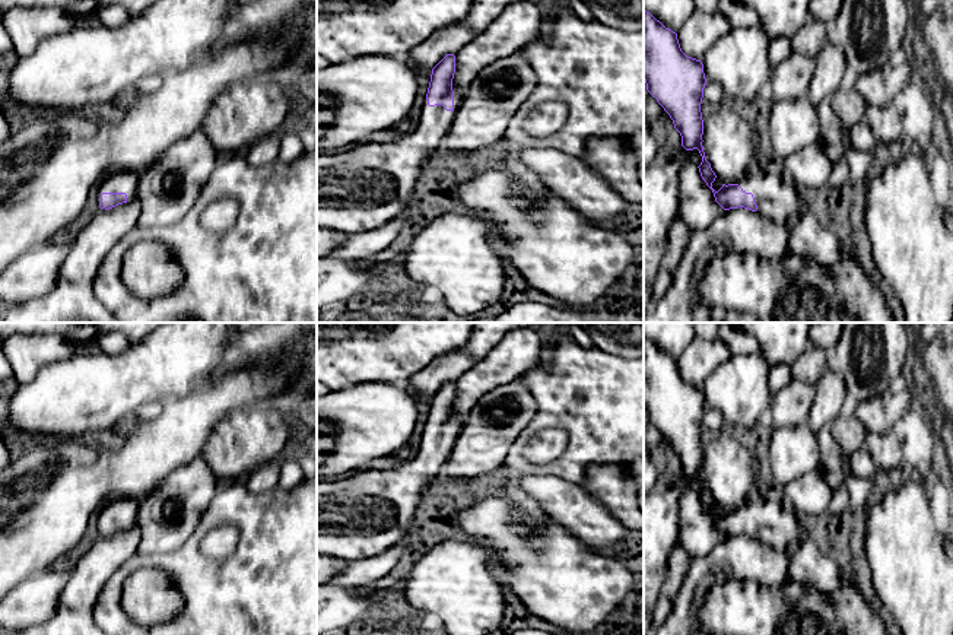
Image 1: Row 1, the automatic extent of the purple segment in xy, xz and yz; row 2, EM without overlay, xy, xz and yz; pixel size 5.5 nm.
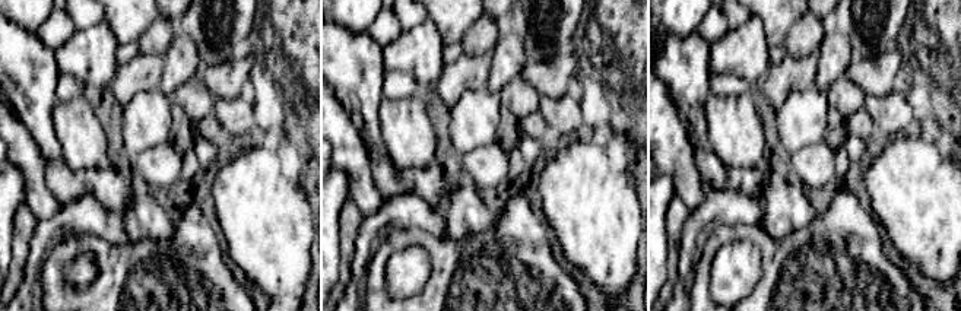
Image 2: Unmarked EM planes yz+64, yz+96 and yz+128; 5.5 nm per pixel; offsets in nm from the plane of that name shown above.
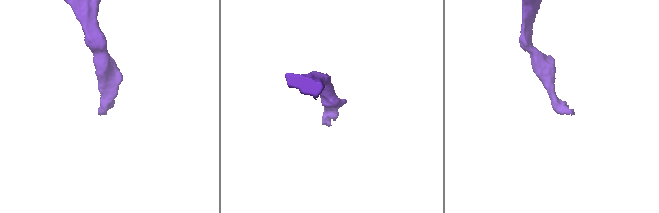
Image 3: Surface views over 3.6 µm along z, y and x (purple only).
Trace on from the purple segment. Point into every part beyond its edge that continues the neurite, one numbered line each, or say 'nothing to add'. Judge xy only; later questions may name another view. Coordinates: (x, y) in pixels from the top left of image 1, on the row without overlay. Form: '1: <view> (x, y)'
1: xy (126, 508)

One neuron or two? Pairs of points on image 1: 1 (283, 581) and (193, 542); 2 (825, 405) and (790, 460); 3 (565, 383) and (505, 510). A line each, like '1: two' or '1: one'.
1: one
2: two
3: one

